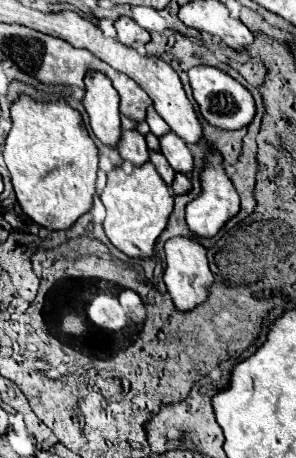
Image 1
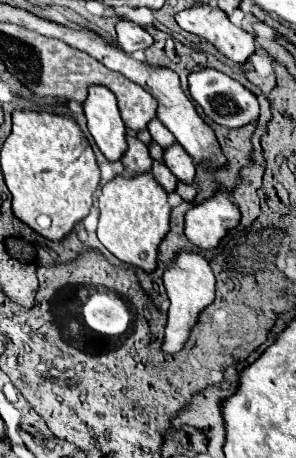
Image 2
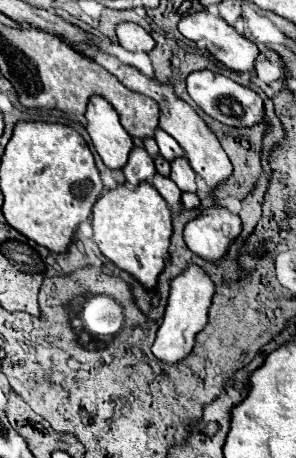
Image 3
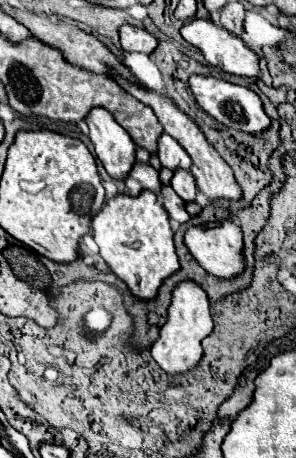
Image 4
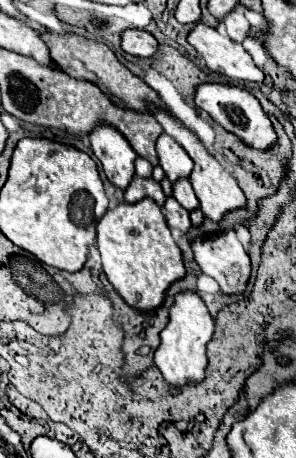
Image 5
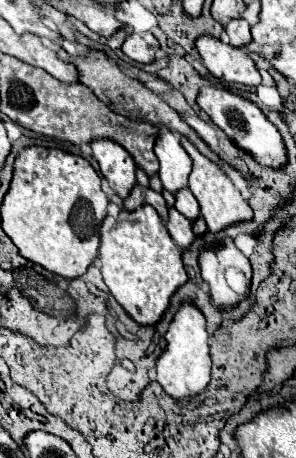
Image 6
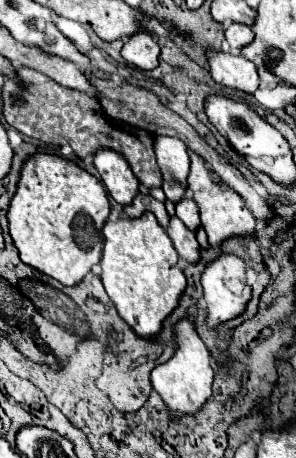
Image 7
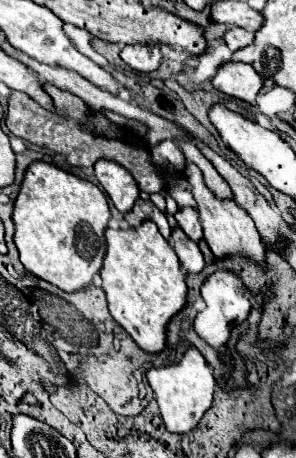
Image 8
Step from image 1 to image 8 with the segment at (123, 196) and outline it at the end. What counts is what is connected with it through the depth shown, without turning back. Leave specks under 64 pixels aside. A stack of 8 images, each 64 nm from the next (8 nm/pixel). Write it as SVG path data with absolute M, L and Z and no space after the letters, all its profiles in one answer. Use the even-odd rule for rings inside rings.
M144 222L138 230L106 230L106 258L100 270L108 312L128 332L136 346L148 354L166 350L166 328L186 306L188 286L172 246L162 238L156 224Z

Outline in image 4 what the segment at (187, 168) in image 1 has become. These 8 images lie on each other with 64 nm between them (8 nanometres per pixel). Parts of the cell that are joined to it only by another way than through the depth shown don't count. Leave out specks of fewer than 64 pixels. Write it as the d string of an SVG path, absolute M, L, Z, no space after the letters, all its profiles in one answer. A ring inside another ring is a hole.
M174 172L172 188L186 204L196 202L196 184L194 184L194 176L190 172Z

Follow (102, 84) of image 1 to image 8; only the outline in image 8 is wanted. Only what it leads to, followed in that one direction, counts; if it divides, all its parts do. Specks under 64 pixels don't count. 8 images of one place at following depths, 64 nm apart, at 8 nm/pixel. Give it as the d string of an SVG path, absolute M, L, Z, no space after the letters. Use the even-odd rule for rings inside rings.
M100 160L94 166L94 174L96 174L102 190L108 194L108 198L116 206L116 210L122 214L130 212L140 194L136 180L130 176L130 172L120 168L120 164L116 164L116 162Z

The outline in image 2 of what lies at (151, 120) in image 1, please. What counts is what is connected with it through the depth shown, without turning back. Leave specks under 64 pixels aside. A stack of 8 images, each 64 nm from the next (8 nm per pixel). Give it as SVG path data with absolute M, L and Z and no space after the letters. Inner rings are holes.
M152 120L152 124L148 126L148 132L152 134L154 142L160 144L164 150L176 144L176 138L172 136L172 132L168 132L168 130L164 128L164 124L160 124L160 120Z

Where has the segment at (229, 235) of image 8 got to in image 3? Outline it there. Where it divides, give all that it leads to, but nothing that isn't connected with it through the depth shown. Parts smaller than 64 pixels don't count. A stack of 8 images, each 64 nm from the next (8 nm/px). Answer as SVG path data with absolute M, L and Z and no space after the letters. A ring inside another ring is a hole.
M92 44L92 46L80 46L78 50L82 50L82 52L86 52L88 56L92 56L94 62L98 62L98 64L100 64L102 68L106 68L110 74L114 74L128 90L132 90L132 92L136 92L136 94L142 94L142 96L148 96L148 98L152 98L154 102L158 102L158 106L160 106L160 128L162 128L164 132L172 134L172 138L176 138L176 142L184 148L192 170L194 170L202 180L206 180L206 184L208 184L210 190L216 190L218 186L222 186L222 184L232 176L232 164L230 164L226 152L222 150L218 138L208 130L208 126L204 124L204 120L198 118L198 114L196 114L186 102L182 102L182 100L172 92L170 86L164 86L164 84L160 84L158 80L146 78L144 74L136 72L136 70L130 68L130 66L124 66L122 62L118 62L116 56L106 54L104 50L100 50L100 48L94 46L94 44Z

